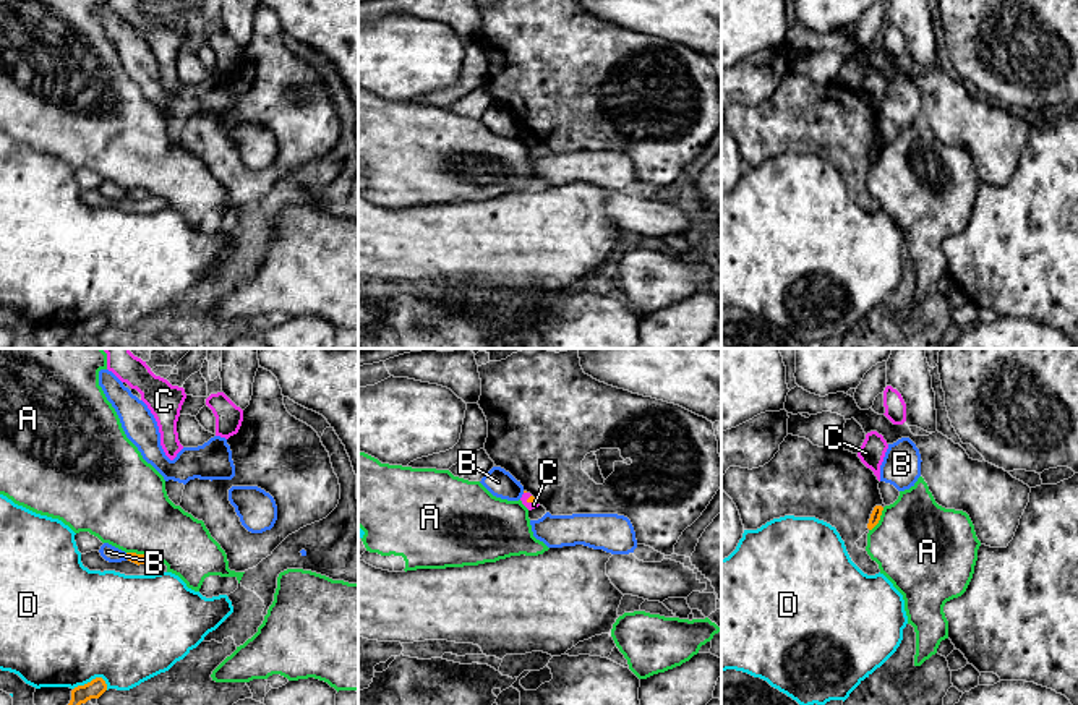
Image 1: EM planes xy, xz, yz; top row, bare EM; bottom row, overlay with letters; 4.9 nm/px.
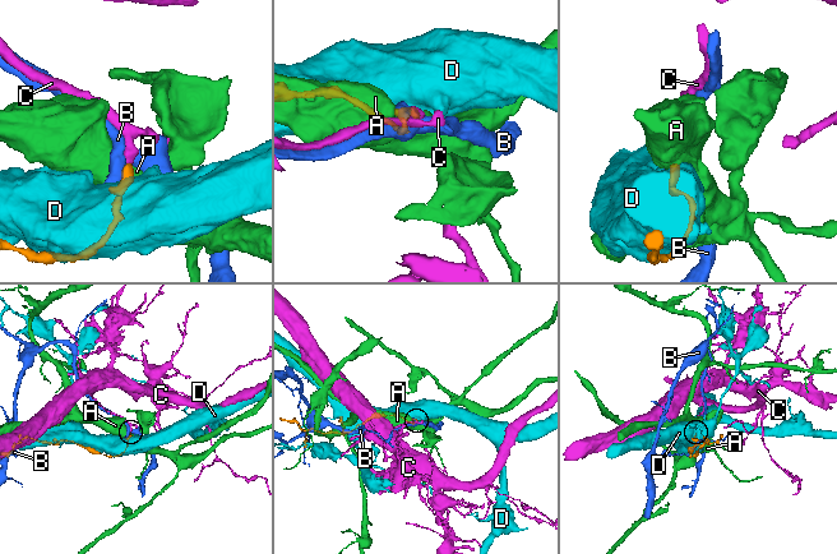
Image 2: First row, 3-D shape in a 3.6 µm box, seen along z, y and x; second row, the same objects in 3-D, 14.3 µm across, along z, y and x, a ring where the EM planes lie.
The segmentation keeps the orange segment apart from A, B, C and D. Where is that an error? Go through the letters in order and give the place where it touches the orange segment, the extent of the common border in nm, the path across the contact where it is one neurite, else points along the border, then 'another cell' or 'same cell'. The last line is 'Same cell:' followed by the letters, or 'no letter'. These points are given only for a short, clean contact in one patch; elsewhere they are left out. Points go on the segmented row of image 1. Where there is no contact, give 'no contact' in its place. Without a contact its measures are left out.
A: meets orange in xy at (140, 555); contact 130 nm long; another cell
B: meets orange in xy at (127, 556); contact 30 nm long; another cell
C: meets orange in xz at (527, 499); contact 50 nm long; border along xz (530, 495), (527, 503); another cell
D: meets orange in xy at (91, 681); contact 180 nm long; another cell
Same cell: no letter

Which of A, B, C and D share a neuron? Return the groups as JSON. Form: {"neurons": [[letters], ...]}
{"neurons": [["A"], ["B"], ["C"], ["D"]]}

